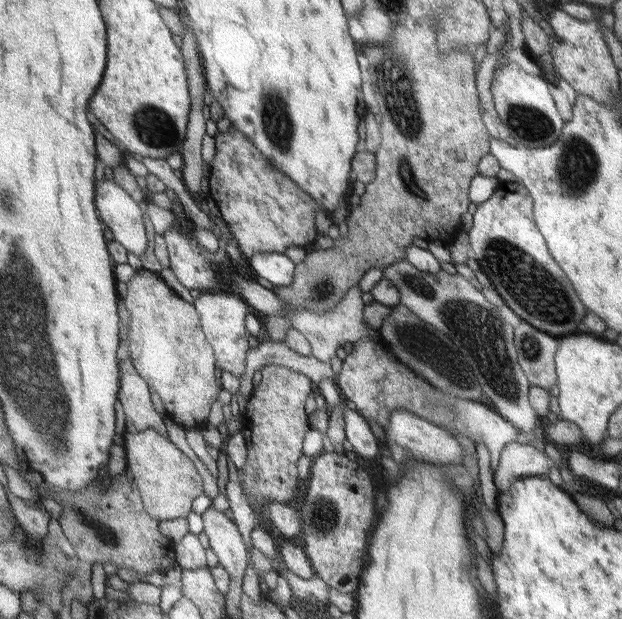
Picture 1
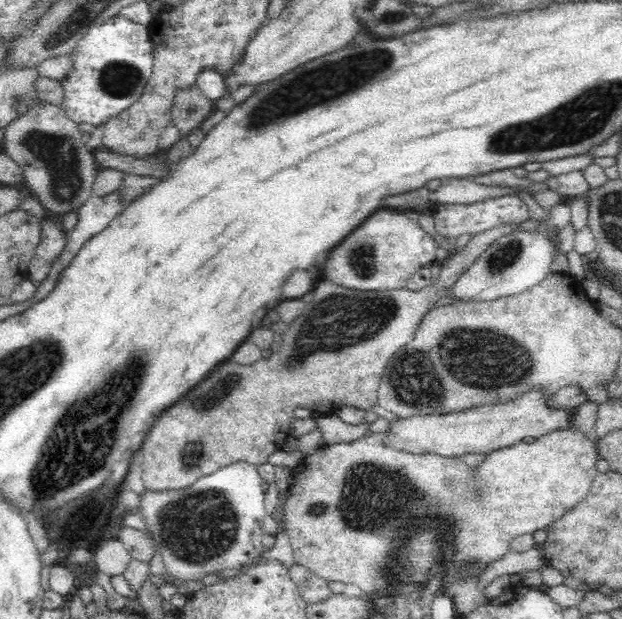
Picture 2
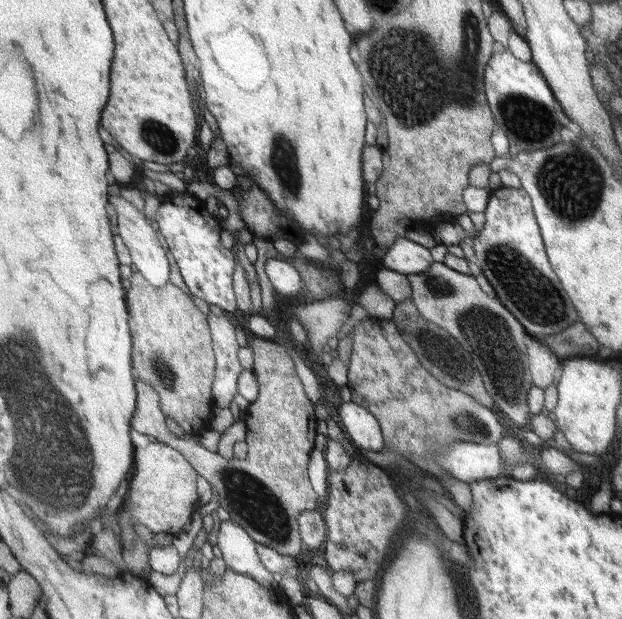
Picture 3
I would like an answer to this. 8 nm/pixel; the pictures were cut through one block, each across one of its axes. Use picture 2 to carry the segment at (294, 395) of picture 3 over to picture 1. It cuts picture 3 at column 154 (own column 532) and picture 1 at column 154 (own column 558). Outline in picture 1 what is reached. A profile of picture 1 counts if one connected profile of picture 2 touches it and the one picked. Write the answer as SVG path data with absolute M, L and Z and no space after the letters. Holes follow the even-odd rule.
M129 360L118 361L118 400L123 412L127 420L132 422L134 430L153 429L166 437L161 416L155 412L151 403L149 384L135 371Z

